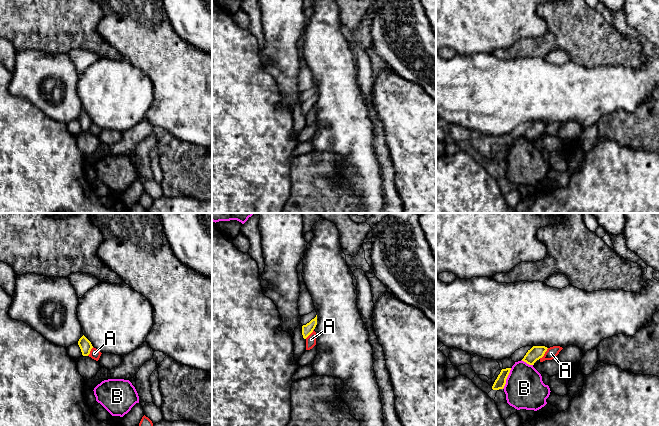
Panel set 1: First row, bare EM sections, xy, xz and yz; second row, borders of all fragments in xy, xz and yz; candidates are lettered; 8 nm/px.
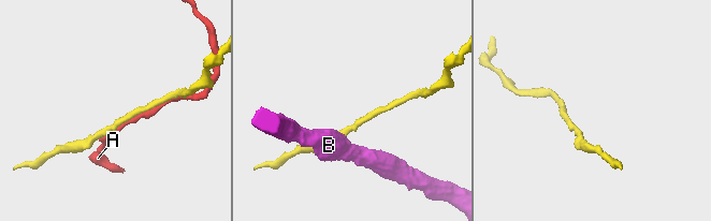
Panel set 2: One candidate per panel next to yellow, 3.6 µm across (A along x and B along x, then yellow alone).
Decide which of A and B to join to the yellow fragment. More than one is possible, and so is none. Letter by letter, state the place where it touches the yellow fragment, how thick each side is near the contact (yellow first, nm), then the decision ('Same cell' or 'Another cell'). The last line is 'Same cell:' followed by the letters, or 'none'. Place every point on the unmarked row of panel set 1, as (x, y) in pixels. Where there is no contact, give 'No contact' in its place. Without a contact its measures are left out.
A: Touches yellow at yz (544, 129). Thickness 110 nm (yellow) against 90 nm. Another cell
B: Touches yellow at yz (506, 154). Thickness 90 nm (yellow) against 320 nm. Another cell
Same cell: none

